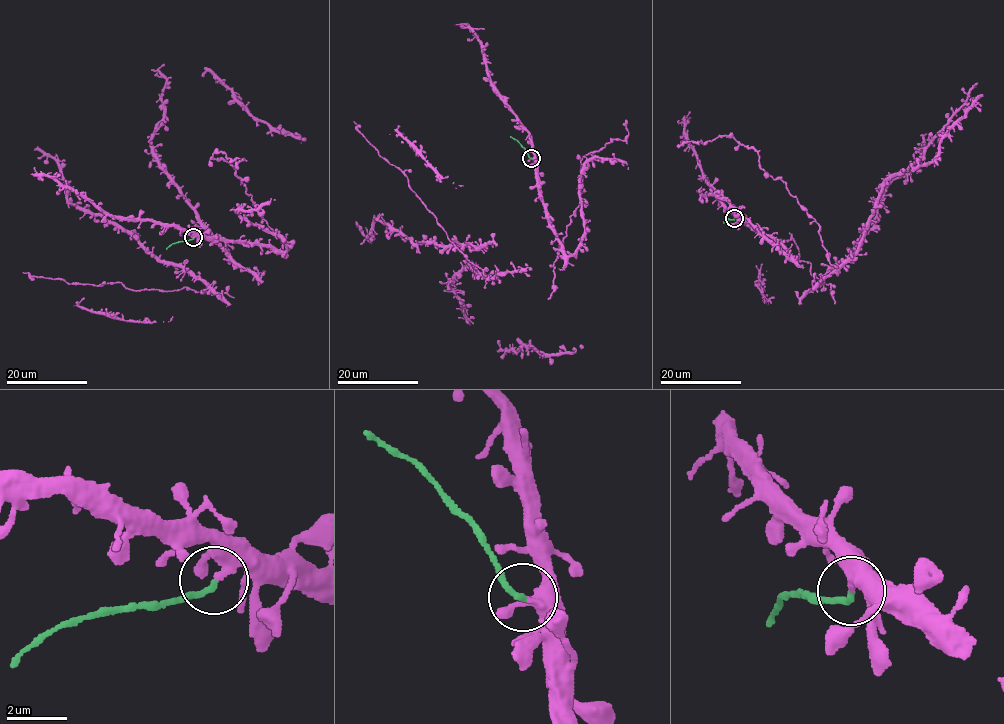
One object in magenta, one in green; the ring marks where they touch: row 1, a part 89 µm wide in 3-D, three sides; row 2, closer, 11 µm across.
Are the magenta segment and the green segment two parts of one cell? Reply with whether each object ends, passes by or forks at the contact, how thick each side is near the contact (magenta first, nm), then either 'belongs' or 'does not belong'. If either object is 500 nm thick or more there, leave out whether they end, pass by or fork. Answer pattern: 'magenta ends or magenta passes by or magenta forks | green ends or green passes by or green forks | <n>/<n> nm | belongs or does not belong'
magenta ends | green ends | 380/190 nm | does not belong

